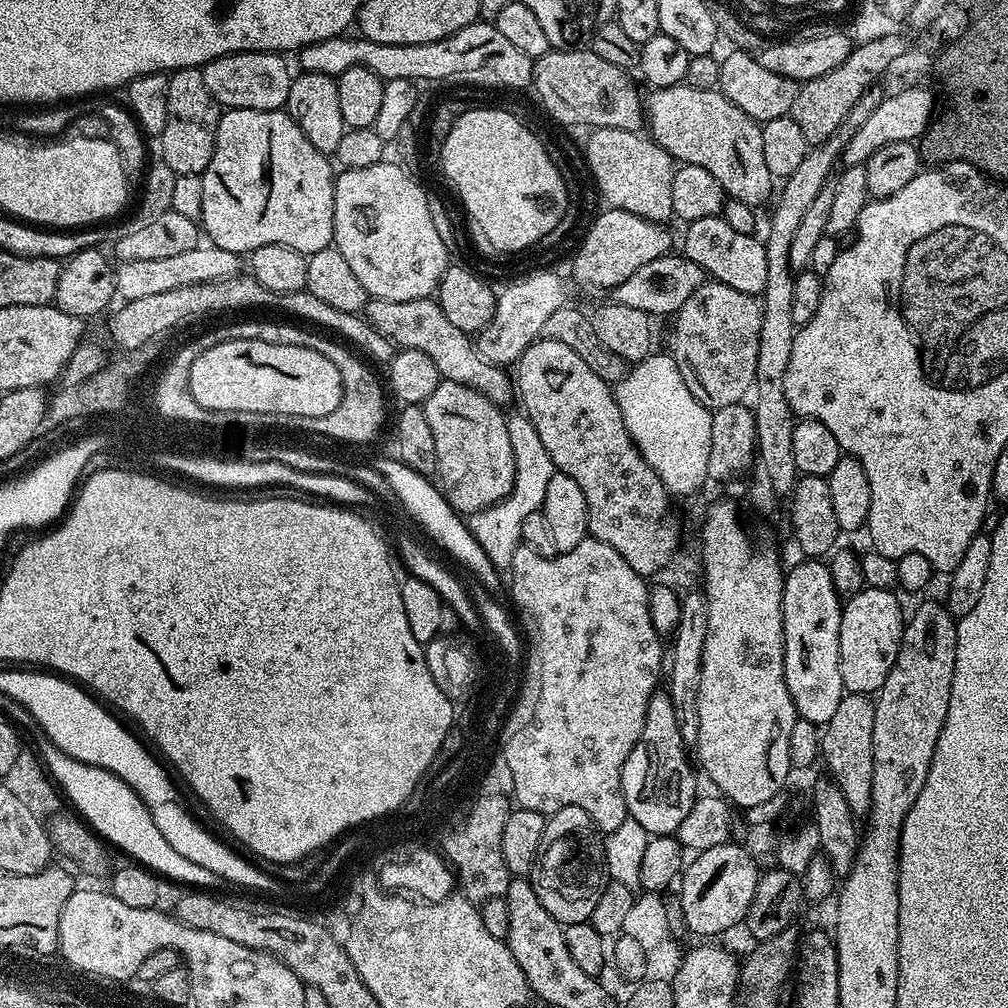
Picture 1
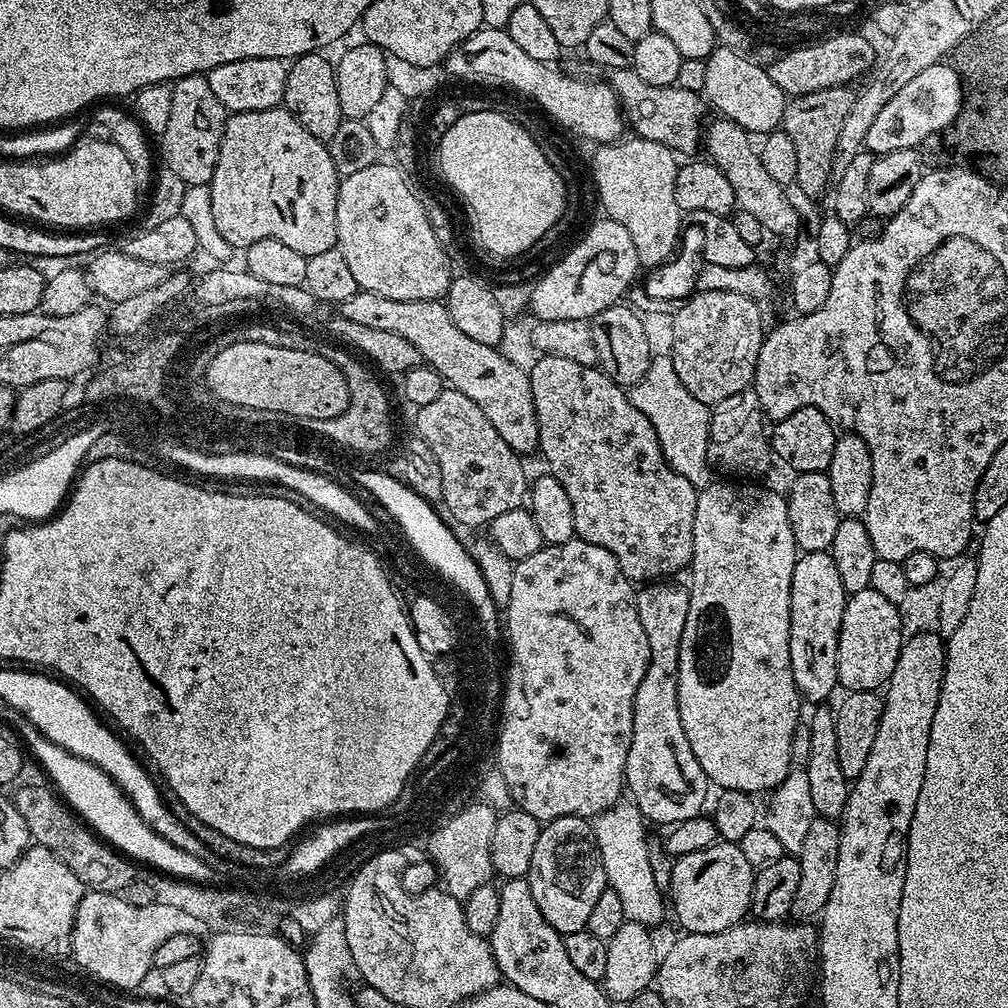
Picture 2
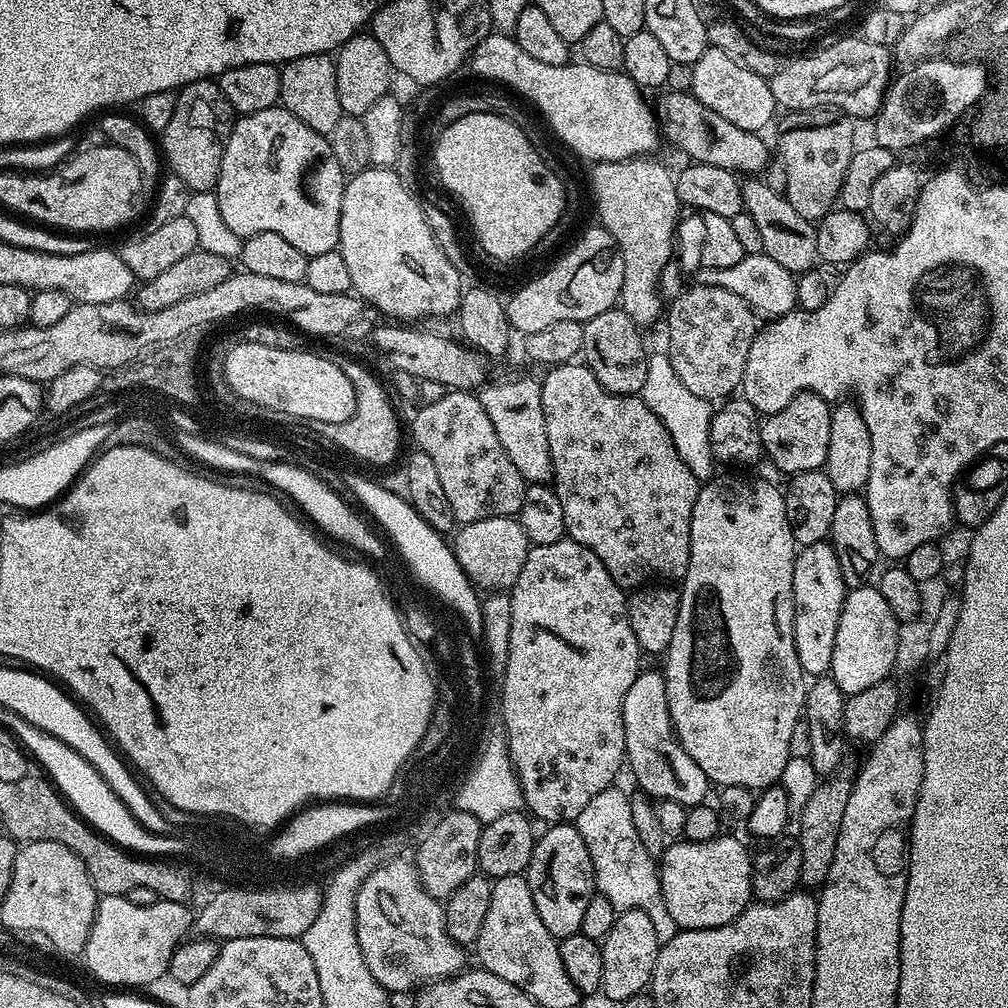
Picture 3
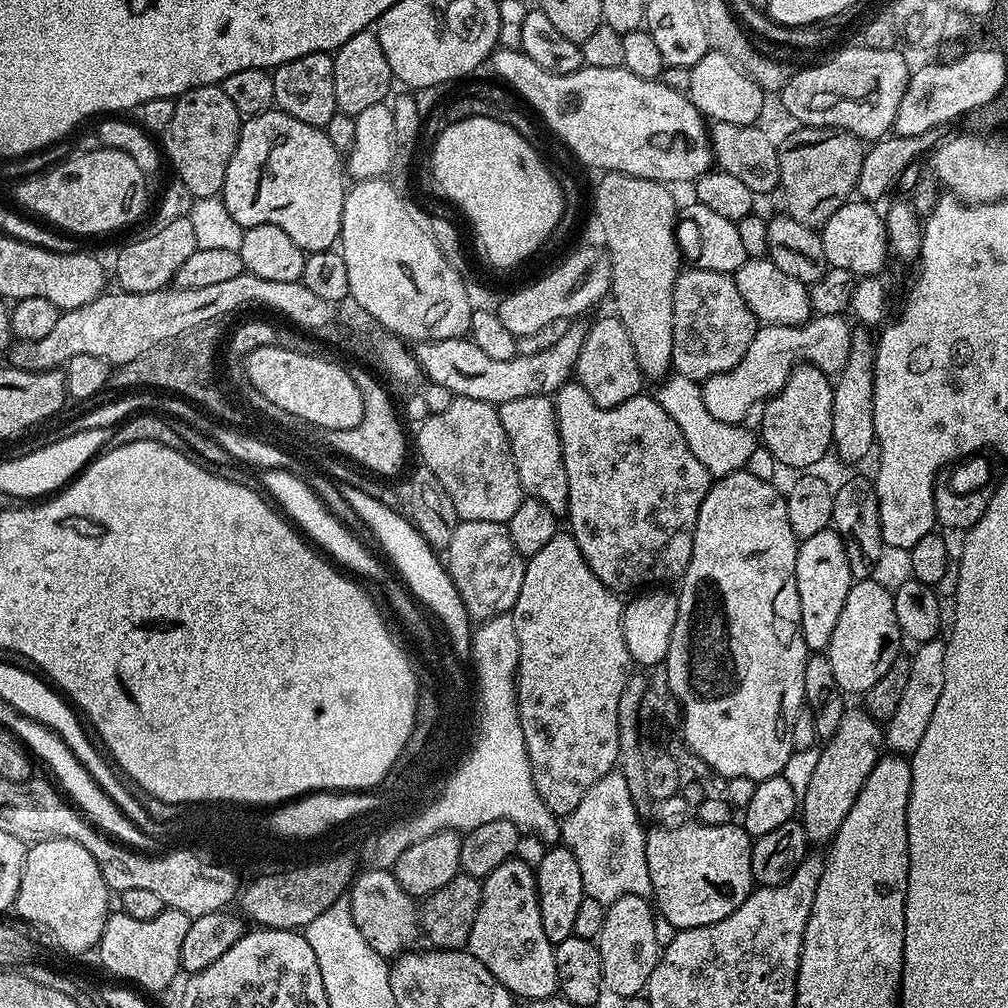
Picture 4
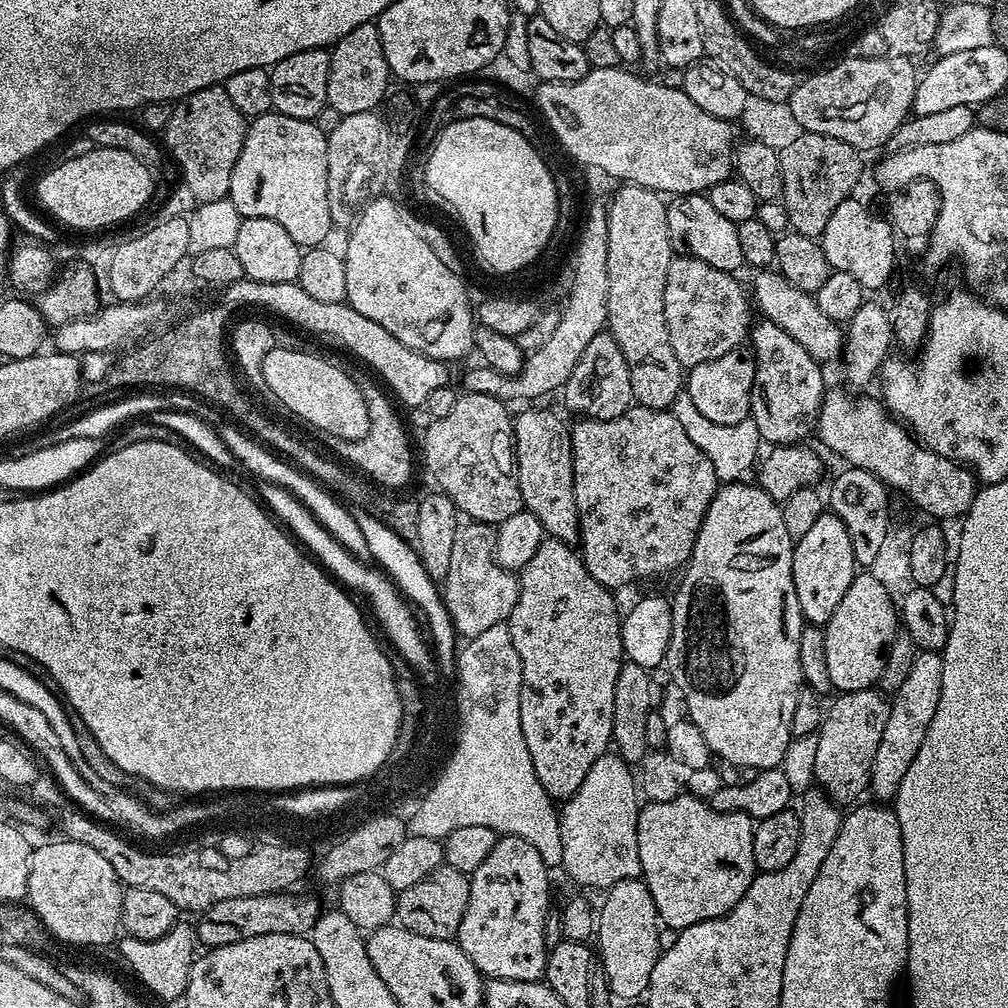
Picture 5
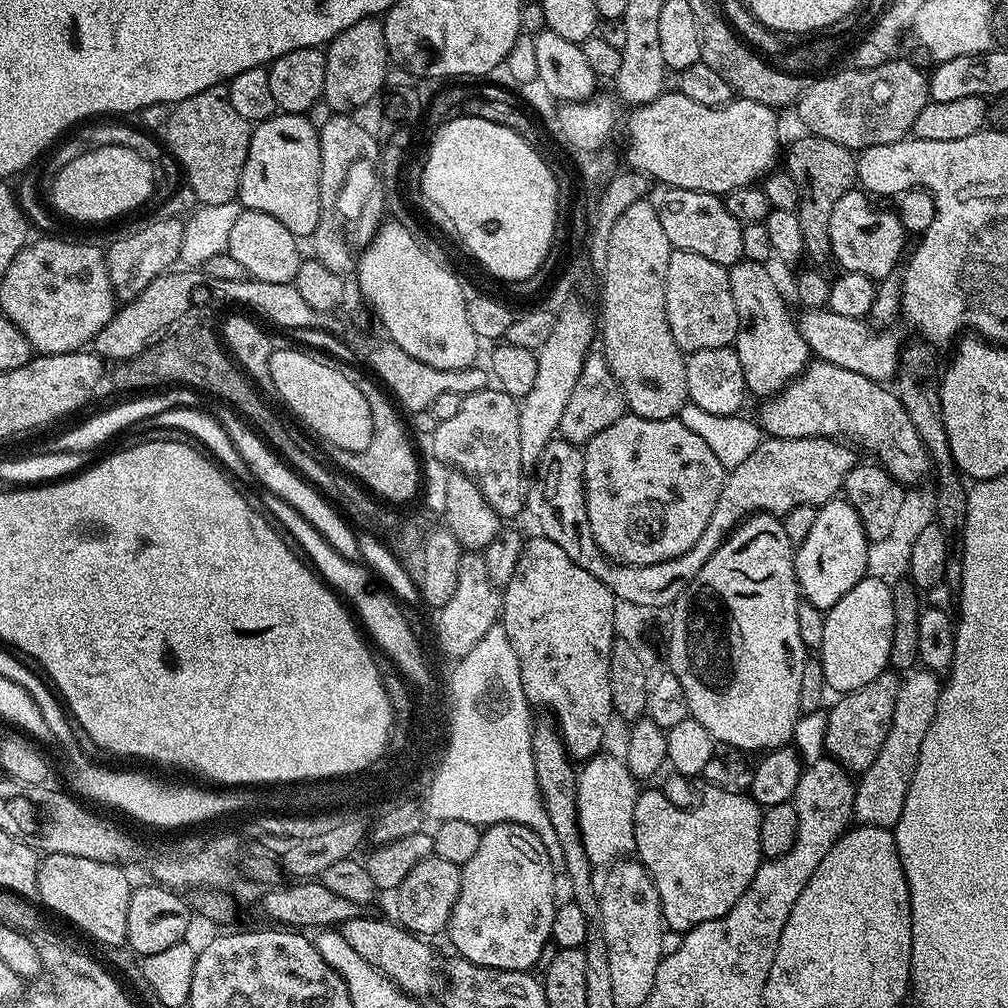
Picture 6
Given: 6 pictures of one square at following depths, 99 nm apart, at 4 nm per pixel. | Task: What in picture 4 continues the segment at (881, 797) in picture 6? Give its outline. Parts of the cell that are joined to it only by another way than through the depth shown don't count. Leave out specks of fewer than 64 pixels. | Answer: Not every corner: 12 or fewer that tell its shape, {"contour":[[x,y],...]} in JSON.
{"contour":[[945,641],[919,645],[910,682],[886,721],[886,744],[922,742],[946,682]]}

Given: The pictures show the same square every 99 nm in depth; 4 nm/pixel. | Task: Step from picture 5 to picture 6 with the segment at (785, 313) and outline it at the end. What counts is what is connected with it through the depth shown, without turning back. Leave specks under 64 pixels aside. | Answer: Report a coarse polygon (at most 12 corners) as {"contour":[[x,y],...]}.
{"contour":[[805,308],[809,353],[888,382],[902,359],[892,330]]}

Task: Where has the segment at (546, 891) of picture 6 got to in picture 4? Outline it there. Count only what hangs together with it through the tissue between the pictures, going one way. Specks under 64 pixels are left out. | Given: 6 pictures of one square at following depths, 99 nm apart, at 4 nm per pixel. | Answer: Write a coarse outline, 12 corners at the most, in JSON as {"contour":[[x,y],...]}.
{"contour":[[533,865],[480,885],[467,951],[513,997],[557,995]]}

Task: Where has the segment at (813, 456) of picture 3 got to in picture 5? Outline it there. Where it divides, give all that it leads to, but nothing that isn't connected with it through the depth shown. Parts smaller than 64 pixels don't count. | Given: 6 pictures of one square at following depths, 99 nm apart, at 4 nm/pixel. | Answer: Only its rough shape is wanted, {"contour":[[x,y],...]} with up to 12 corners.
{"contour":[[767,318],[751,325],[750,419],[768,446],[807,441],[821,361]]}

